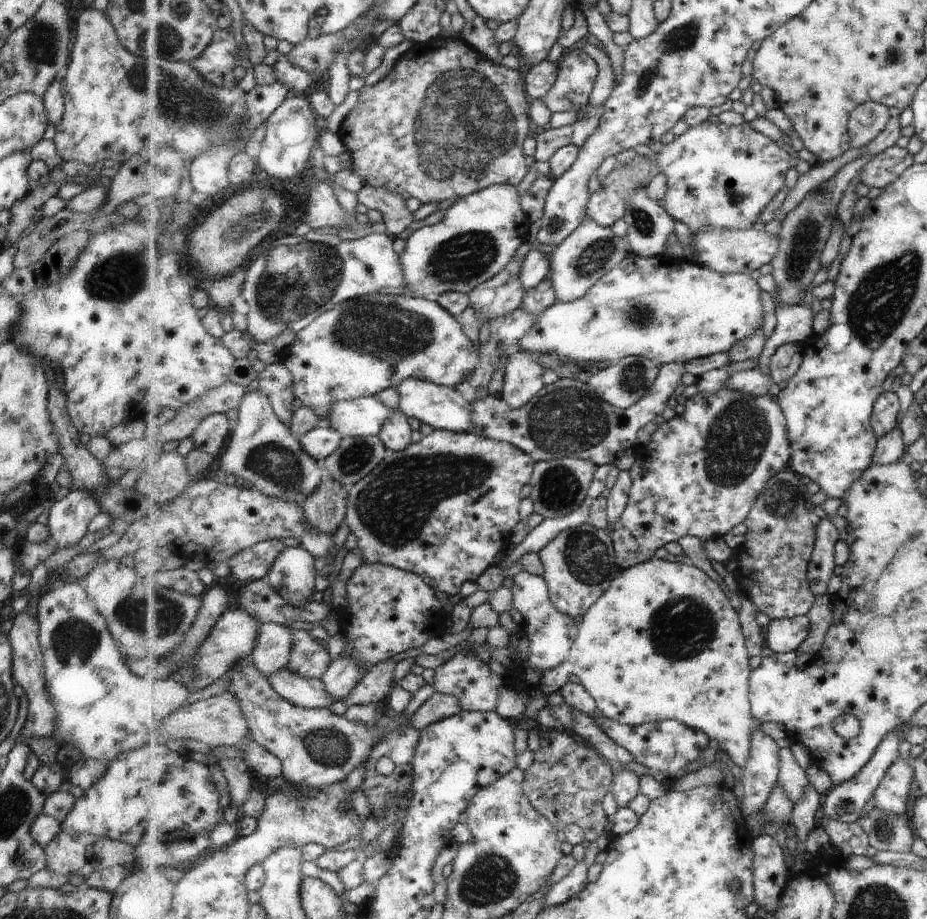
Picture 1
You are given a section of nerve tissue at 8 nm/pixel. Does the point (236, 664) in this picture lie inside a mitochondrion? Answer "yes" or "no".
no

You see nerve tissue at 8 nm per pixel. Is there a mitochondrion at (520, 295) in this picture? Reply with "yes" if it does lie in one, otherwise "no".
no

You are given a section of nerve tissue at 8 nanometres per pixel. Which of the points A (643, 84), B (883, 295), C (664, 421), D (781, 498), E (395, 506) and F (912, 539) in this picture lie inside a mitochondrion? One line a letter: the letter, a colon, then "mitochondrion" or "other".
A: mitochondrion
B: mitochondrion
C: other
D: mitochondrion
E: mitochondrion
F: mitochondrion

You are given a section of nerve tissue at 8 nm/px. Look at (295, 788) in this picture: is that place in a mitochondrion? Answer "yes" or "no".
no

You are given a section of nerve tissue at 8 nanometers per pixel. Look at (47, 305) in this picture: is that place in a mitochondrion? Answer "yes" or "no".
yes

